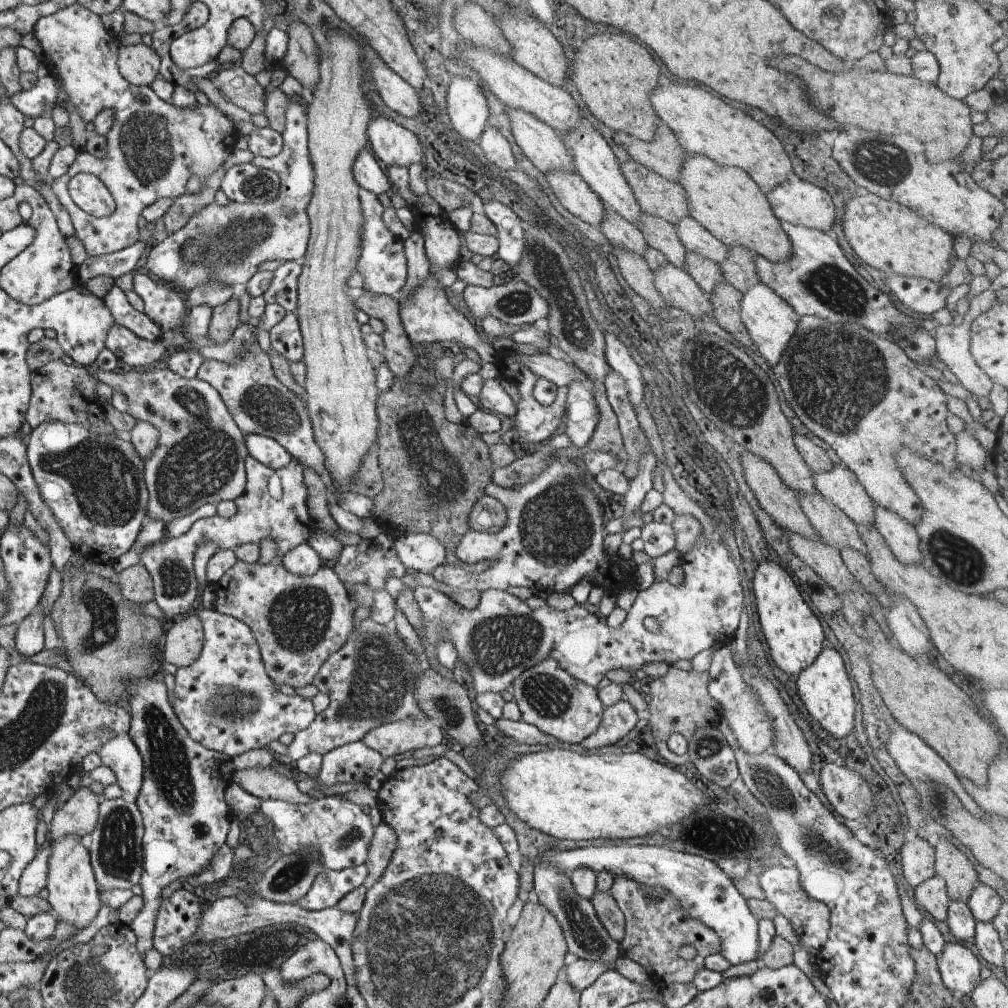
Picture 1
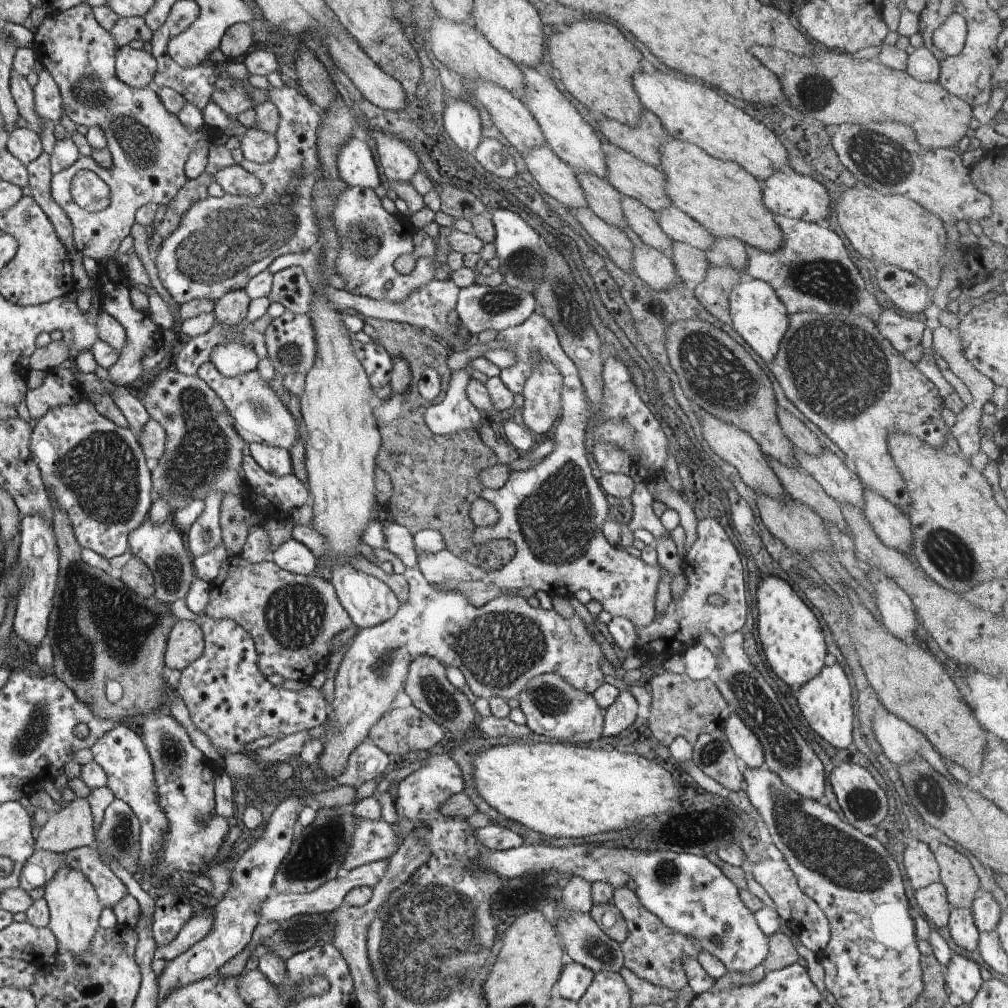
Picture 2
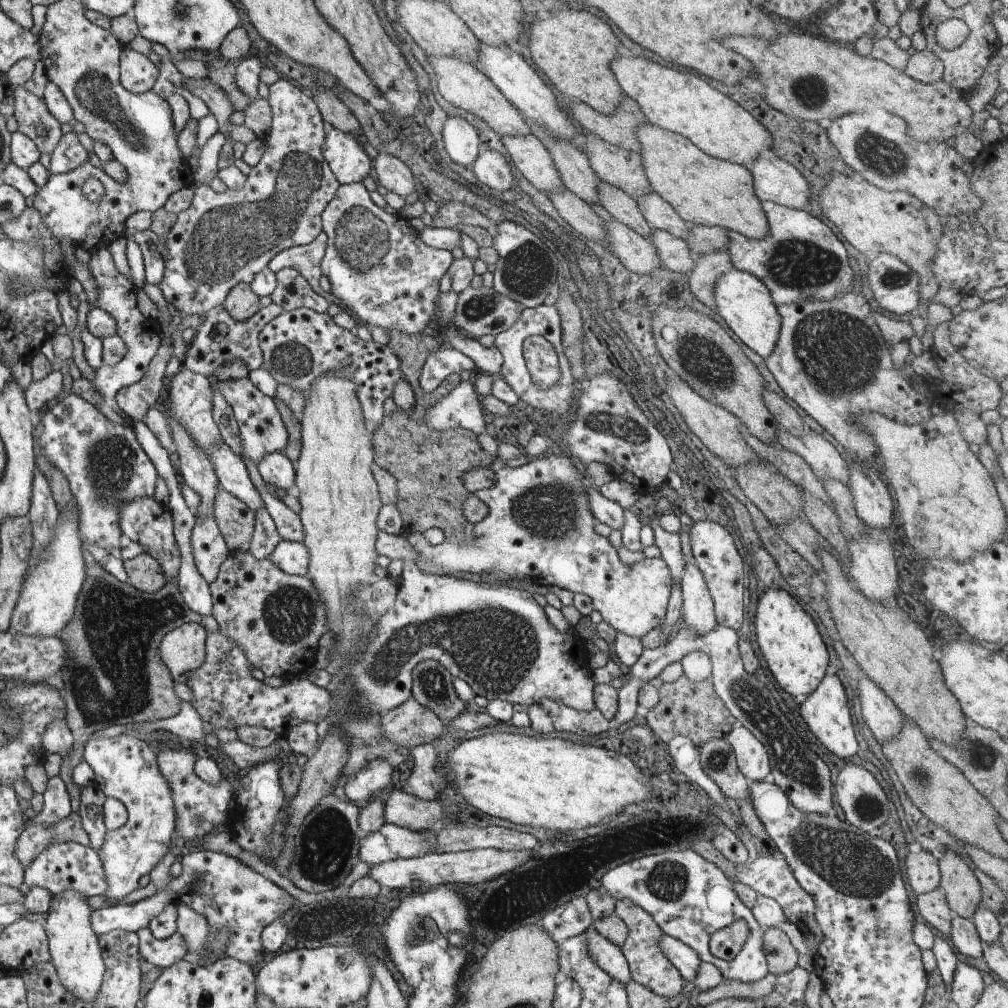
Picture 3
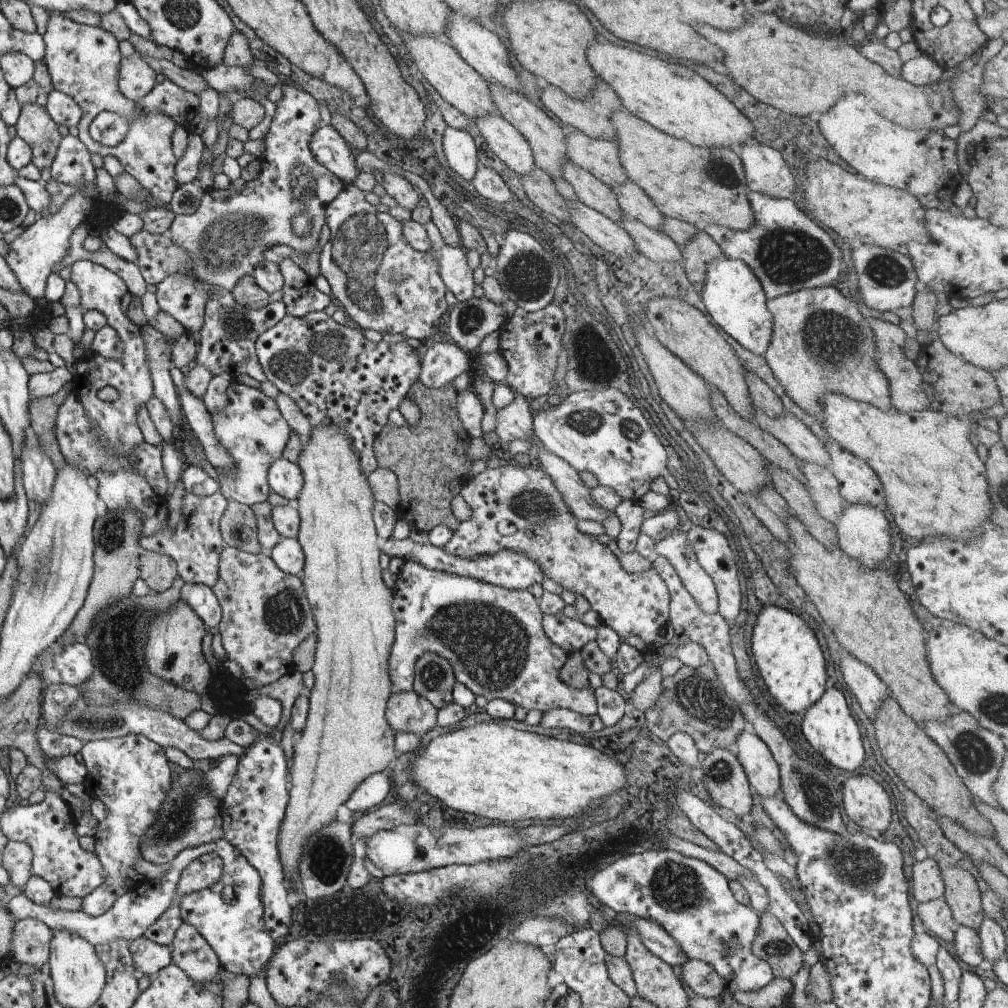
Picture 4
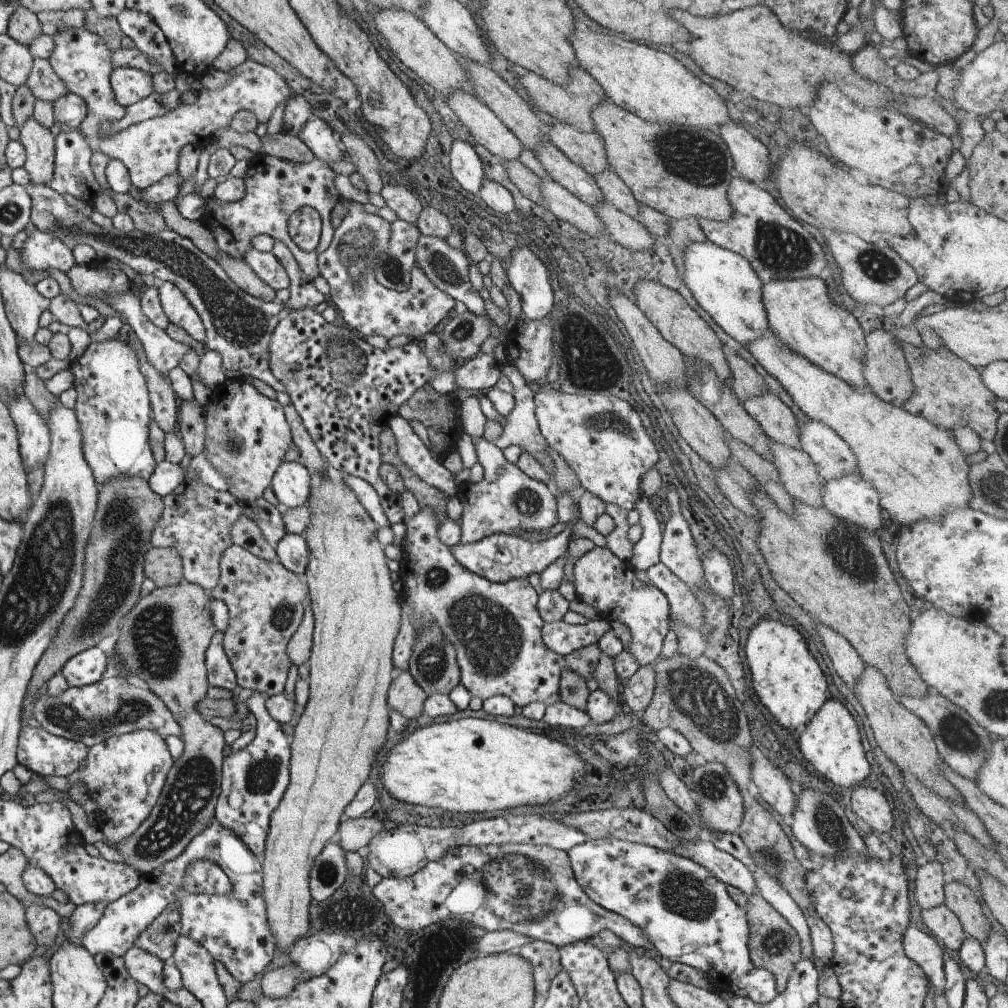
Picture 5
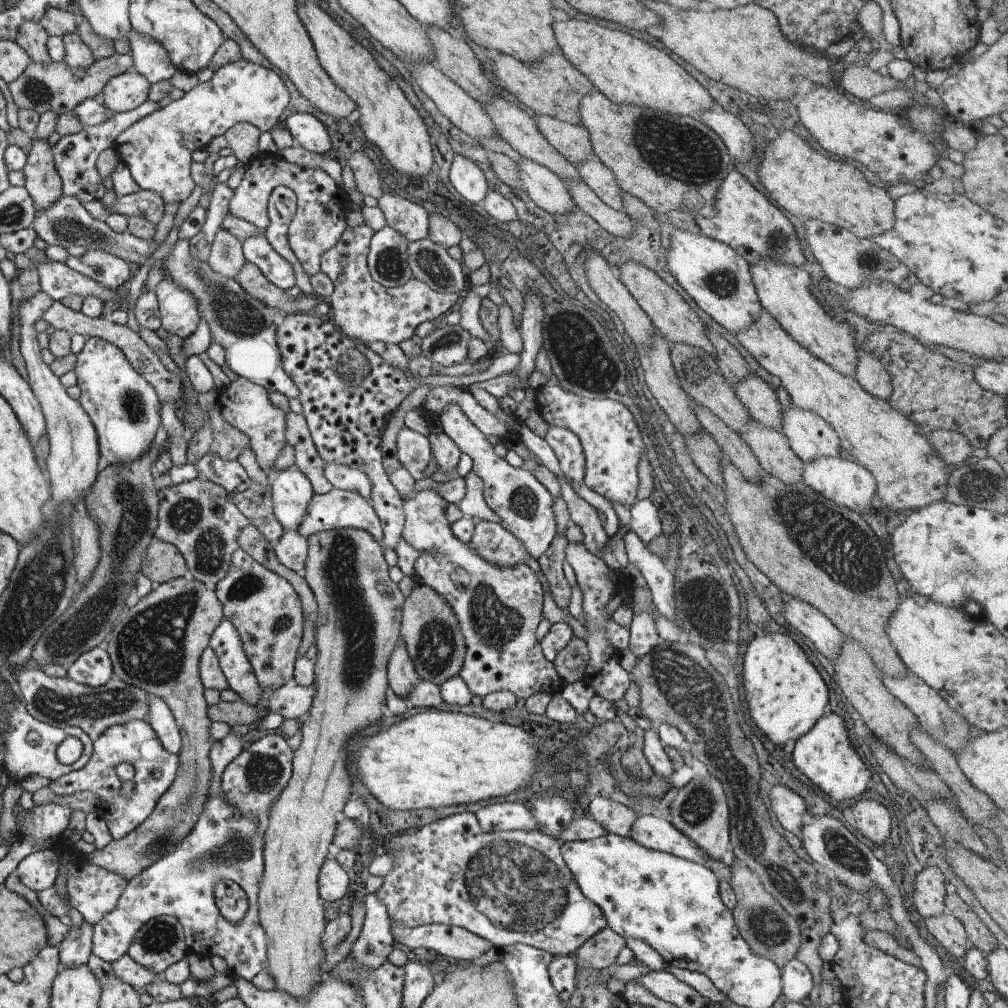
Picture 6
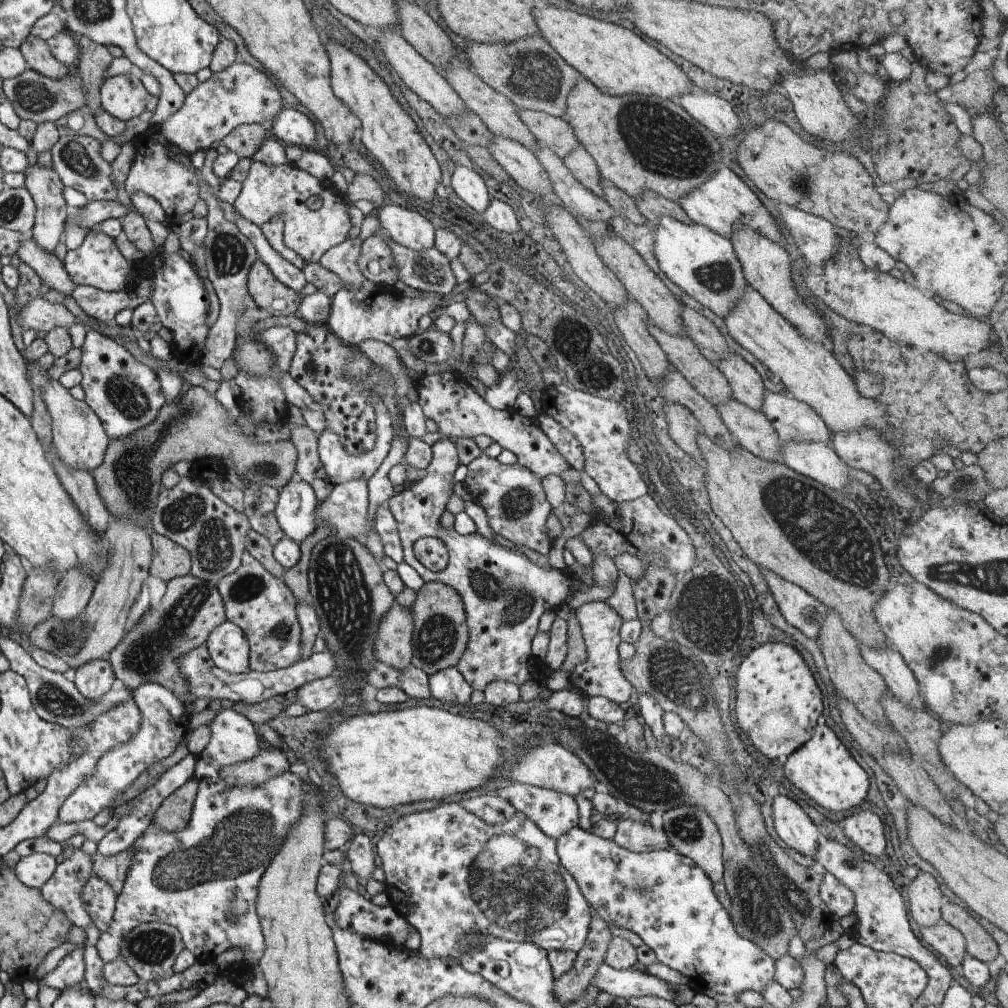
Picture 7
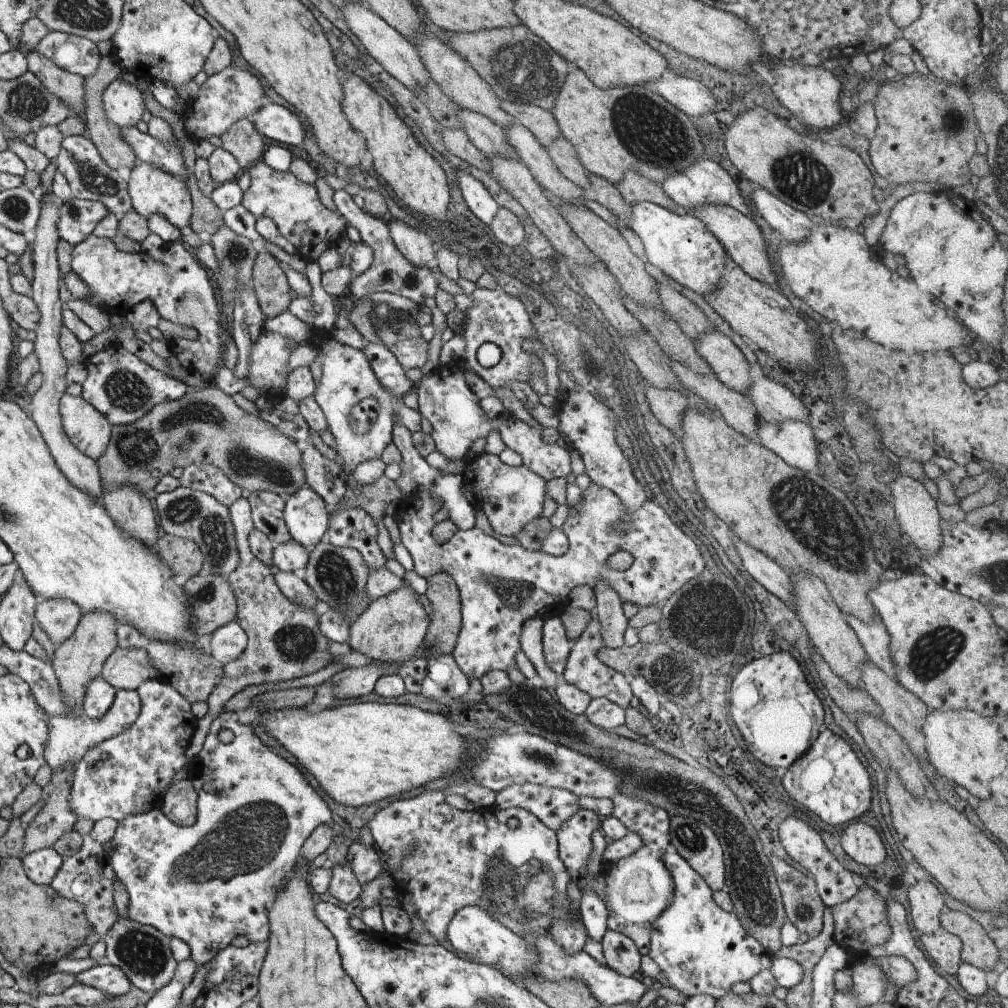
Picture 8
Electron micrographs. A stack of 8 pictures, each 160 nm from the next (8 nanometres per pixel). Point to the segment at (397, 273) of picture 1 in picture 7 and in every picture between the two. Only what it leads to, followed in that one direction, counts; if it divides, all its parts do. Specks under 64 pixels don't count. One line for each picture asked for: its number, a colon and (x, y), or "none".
2: (371, 238)
3: (366, 247)
4: (384, 285)
5: (348, 265)
6: (365, 310)
7: (362, 310)

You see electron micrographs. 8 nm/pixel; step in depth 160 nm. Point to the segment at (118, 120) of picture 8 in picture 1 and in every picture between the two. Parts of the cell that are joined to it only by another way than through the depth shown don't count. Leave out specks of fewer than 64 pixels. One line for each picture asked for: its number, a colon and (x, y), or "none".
1: (140, 64)
2: (137, 67)
3: (138, 74)
4: (137, 78)
5: (129, 85)
6: (127, 91)
7: (124, 97)

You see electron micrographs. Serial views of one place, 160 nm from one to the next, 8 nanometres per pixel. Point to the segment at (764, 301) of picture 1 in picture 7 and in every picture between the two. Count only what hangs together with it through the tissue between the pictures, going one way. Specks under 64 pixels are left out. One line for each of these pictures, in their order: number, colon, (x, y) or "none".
2: (757, 314)
3: (743, 301)
4: (734, 298)
5: (723, 283)
6: (715, 277)
7: (702, 263)

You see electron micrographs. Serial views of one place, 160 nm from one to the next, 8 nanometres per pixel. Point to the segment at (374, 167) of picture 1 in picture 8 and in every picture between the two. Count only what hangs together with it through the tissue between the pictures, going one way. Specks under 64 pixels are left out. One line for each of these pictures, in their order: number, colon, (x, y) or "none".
2: (357, 167)
3: (344, 152)
4: (328, 147)
5: (315, 134)
6: (306, 130)
7: (292, 127)
8: (274, 121)

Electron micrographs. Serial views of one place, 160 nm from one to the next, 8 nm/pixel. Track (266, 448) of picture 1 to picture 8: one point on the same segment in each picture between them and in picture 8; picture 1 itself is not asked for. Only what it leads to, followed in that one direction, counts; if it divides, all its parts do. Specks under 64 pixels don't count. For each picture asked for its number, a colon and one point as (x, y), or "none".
2: (273, 459)
3: (276, 470)
4: (285, 477)
5: (292, 484)
6: (291, 490)
7: (297, 502)
8: (305, 515)

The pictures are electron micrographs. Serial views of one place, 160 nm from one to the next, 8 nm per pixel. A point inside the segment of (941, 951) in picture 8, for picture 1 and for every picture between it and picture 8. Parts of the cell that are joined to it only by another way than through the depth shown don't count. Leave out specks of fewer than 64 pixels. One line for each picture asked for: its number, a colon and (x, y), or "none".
1: (931, 895)
2: (932, 899)
3: (933, 907)
4: (936, 915)
5: (943, 924)
6: (948, 931)
7: (949, 943)

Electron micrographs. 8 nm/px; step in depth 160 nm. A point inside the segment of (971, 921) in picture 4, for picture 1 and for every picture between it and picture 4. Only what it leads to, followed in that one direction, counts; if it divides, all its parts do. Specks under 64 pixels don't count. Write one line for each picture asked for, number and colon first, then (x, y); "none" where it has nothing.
1: (951, 864)
2: (956, 873)
3: (962, 889)

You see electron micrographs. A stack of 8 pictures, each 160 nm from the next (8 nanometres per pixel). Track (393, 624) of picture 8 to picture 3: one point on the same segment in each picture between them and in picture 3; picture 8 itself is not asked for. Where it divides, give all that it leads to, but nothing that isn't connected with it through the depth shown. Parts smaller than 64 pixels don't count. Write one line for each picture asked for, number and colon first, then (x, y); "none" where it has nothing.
3: (409, 724)
4: (409, 712)
5: (404, 695)
6: (402, 678)
7: (393, 646)

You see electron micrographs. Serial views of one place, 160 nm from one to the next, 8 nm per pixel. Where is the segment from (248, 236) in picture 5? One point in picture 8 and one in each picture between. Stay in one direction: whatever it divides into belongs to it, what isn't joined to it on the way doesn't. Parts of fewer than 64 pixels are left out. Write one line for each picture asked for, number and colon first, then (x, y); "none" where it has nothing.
6: (317, 226)
7: (269, 190)
8: (293, 204)

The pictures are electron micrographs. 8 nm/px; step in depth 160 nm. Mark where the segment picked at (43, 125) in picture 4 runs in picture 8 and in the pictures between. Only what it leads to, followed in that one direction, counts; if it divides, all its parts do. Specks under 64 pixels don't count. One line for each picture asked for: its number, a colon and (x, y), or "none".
5: (39, 144)
6: (43, 183)
7: (44, 184)
8: (82, 472)

